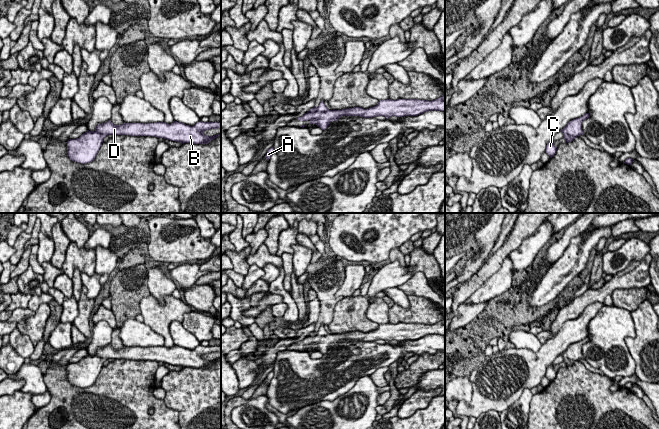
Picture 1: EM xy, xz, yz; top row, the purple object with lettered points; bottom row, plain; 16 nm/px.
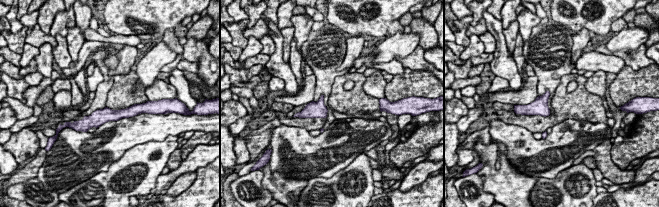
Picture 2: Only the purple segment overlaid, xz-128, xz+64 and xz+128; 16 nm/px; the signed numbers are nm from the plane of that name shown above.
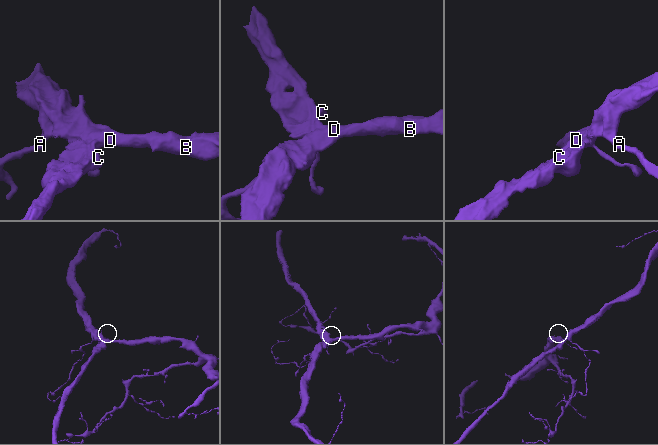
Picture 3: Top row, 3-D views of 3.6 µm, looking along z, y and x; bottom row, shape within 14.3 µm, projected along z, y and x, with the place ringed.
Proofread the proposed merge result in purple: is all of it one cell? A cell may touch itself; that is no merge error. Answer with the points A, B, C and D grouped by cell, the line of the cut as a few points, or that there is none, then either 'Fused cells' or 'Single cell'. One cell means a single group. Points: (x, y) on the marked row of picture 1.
Groups: A B C D. No split. Single cell

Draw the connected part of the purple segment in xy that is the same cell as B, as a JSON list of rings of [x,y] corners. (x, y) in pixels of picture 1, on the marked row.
[[[110,120],[105,123],[98,124],[95,131],[87,131],[82,134],[79,138],[69,139],[67,143],[67,155],[73,162],[86,164],[92,162],[100,147],[103,143],[103,139],[108,135],[129,135],[129,136],[154,136],[157,138],[163,138],[170,141],[180,143],[192,143],[192,144],[208,144],[211,140],[217,138],[219,135],[207,136],[203,132],[209,129],[221,128],[220,122],[197,122],[194,126],[186,125],[181,122],[174,121],[171,124],[166,122],[156,123],[123,123],[121,125],[114,125]]]

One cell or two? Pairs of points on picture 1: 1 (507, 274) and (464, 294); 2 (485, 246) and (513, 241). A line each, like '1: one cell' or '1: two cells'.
1: two cells
2: two cells

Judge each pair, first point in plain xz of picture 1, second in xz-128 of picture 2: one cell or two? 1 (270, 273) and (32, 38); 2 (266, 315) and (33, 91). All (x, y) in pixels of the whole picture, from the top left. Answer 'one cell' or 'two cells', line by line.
1: two cells
2: two cells

